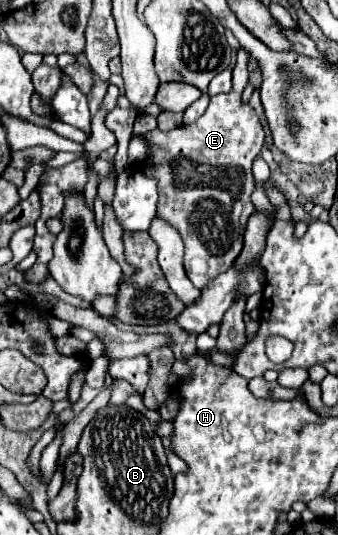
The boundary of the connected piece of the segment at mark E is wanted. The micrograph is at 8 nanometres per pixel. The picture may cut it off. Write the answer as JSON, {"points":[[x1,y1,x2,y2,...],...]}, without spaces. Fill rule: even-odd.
{"points":[[239,48,237,64,233,68,231,92,213,96,207,112,197,122,179,126,169,132,155,128,155,130,143,134,143,138,149,146,149,154,147,154,147,160,139,166,139,170,145,176,155,176,155,180,159,182,157,184,159,186,157,214,161,220,165,220,167,224,177,228,177,232,181,234,181,238,185,242,185,258,183,258,185,272,187,272,189,280,193,282,193,286,199,290,207,286,207,280,211,280,211,278,219,276,221,272,227,272,227,268,231,268,231,264,235,262,235,258,239,256,239,252,243,248,243,232,245,232,247,218,255,210,255,206,251,204,251,192,255,190,251,164,259,156,259,150,265,142,265,130,263,130,263,124,259,122,253,106,249,102,241,100,243,88,249,80,247,64,249,64,249,52]]}

